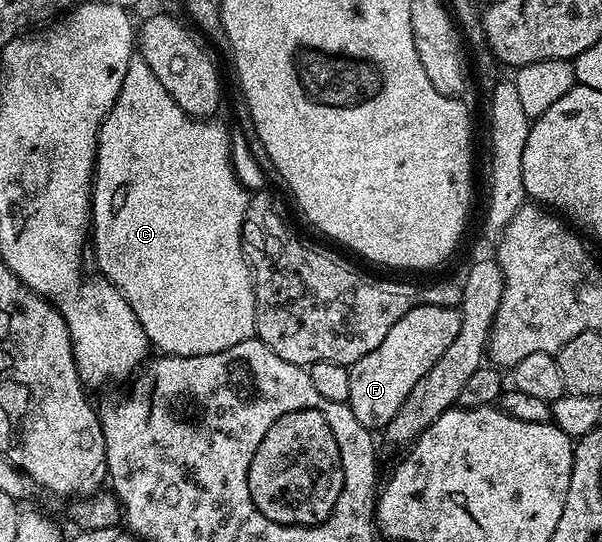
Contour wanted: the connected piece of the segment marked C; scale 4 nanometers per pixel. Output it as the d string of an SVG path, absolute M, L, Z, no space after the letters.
M141 56L131 57L128 72L124 74L124 84L112 111L102 121L98 132L98 158L94 161L94 192L92 194L92 253L98 264L97 272L111 281L126 298L128 307L136 311L140 327L144 327L151 346L159 354L172 357L192 355L212 355L216 351L228 351L236 343L244 343L255 336L254 331L254 280L250 277L250 265L242 251L242 224L246 209L250 205L251 194L240 183L234 170L234 160L230 157L230 133L214 119L189 117L181 107L164 91L164 83L152 75L152 67L144 63Z

